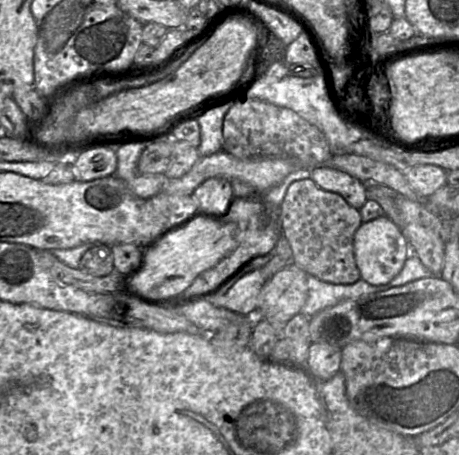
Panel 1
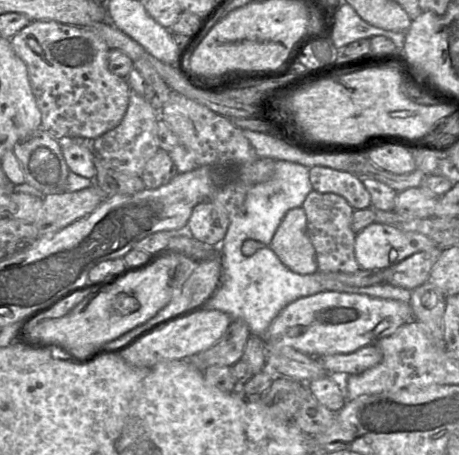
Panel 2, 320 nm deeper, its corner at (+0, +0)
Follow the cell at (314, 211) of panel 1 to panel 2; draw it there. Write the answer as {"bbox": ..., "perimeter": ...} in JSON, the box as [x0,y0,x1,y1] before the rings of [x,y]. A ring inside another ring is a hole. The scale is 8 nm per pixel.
{"bbox":[301,190,361,273],"perimeter":[[[312,190],[301,207],[306,213],[307,233],[316,253],[317,272],[354,273],[361,269],[354,254],[356,233],[351,228],[354,209],[349,203],[337,194]]]}

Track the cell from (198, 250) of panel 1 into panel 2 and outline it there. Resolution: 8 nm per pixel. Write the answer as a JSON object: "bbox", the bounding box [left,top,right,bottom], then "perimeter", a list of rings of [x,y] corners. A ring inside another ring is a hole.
{"bbox":[22,253,180,357],"perimeter":[[[174,253],[157,260],[145,270],[129,273],[112,285],[90,290],[78,305],[62,317],[48,320],[36,317],[23,331],[22,340],[31,345],[55,344],[76,357],[93,355],[106,348],[107,343],[116,341],[124,333],[147,322],[169,302],[172,295],[172,280],[179,265],[179,257],[180,253]]]}

